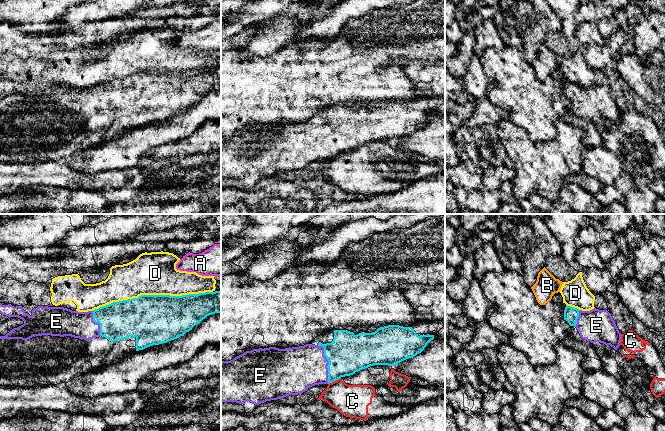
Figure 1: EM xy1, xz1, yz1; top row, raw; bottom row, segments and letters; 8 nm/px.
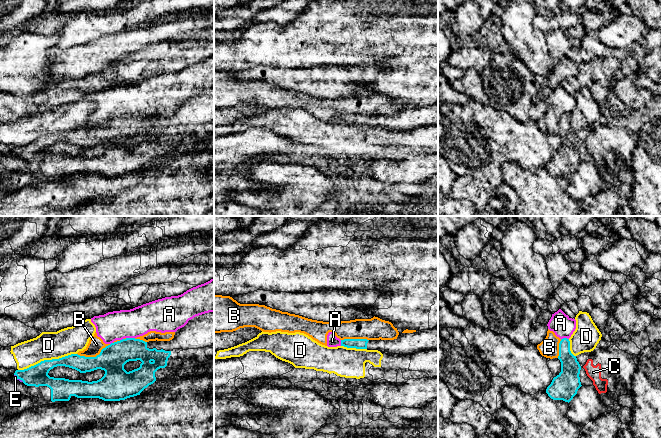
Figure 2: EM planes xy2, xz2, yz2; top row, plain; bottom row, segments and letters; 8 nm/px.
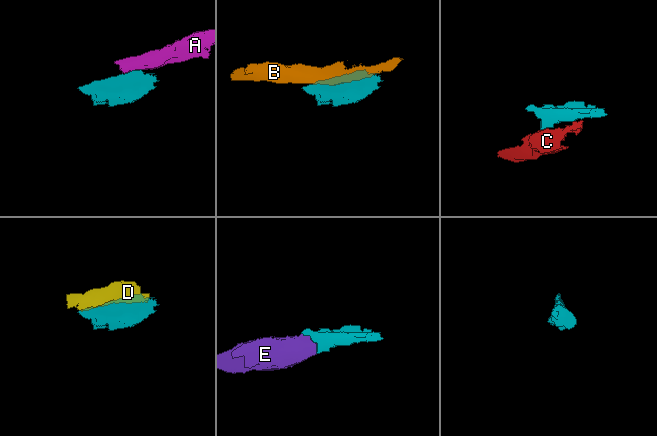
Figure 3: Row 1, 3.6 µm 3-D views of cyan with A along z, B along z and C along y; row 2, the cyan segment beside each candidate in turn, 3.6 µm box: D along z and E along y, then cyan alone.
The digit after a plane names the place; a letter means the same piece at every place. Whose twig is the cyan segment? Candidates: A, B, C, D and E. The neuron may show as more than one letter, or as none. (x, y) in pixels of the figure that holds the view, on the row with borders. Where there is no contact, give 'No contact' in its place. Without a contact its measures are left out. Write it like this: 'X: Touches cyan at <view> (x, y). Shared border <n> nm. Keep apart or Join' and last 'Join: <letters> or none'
A: Touches cyan at xy2 (130, 338). Shared border 70 nm. Keep apart
B: Touches cyan at xy2 (94, 357). Shared border 280 nm. Keep apart
C: Touches cyan at xz1 (334, 380). Shared border 120 nm. Keep apart
D: Touches cyan at xy1 (152, 295). Shared border 1000 nm. Keep apart
E: Touches cyan at xz1 (329, 363). Shared border 320 nm. Join
Join: E

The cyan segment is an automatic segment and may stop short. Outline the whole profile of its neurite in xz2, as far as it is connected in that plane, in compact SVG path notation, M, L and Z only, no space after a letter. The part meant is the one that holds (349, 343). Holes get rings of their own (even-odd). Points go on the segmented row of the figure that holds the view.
M438 326L413 333L399 333L394 340L344 339L341 340L341 346L412 355L420 351L438 349Z

